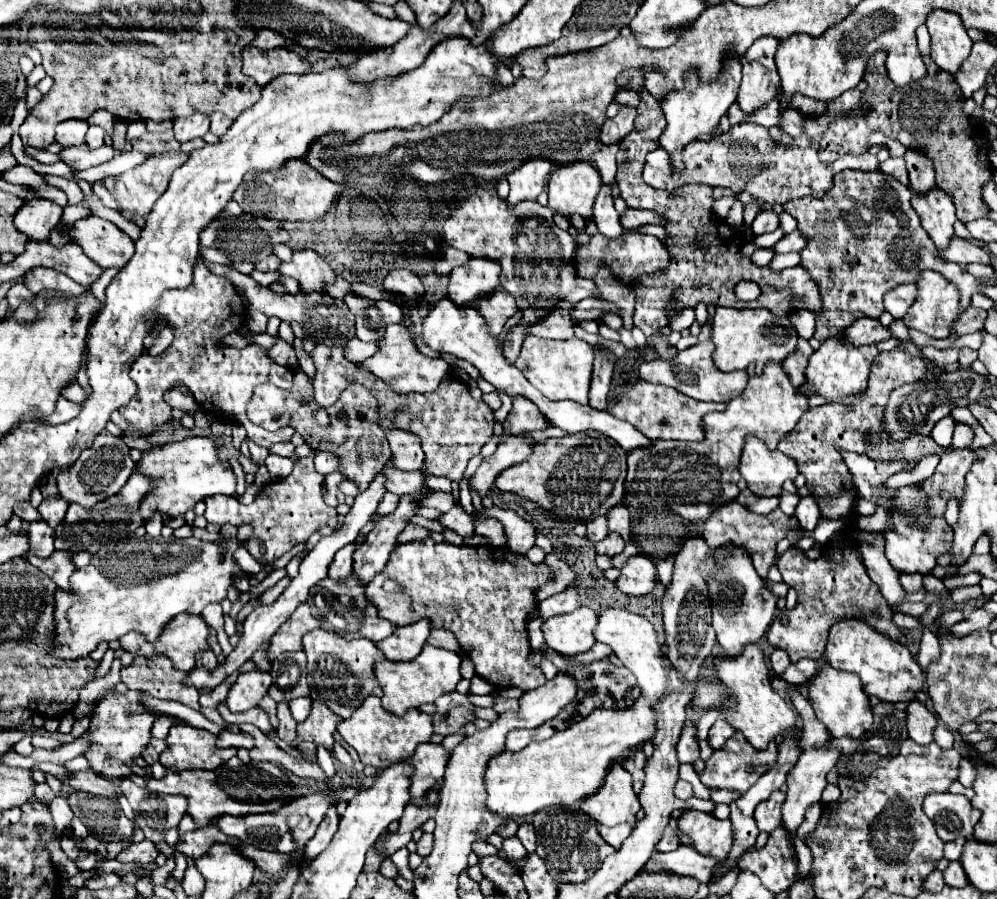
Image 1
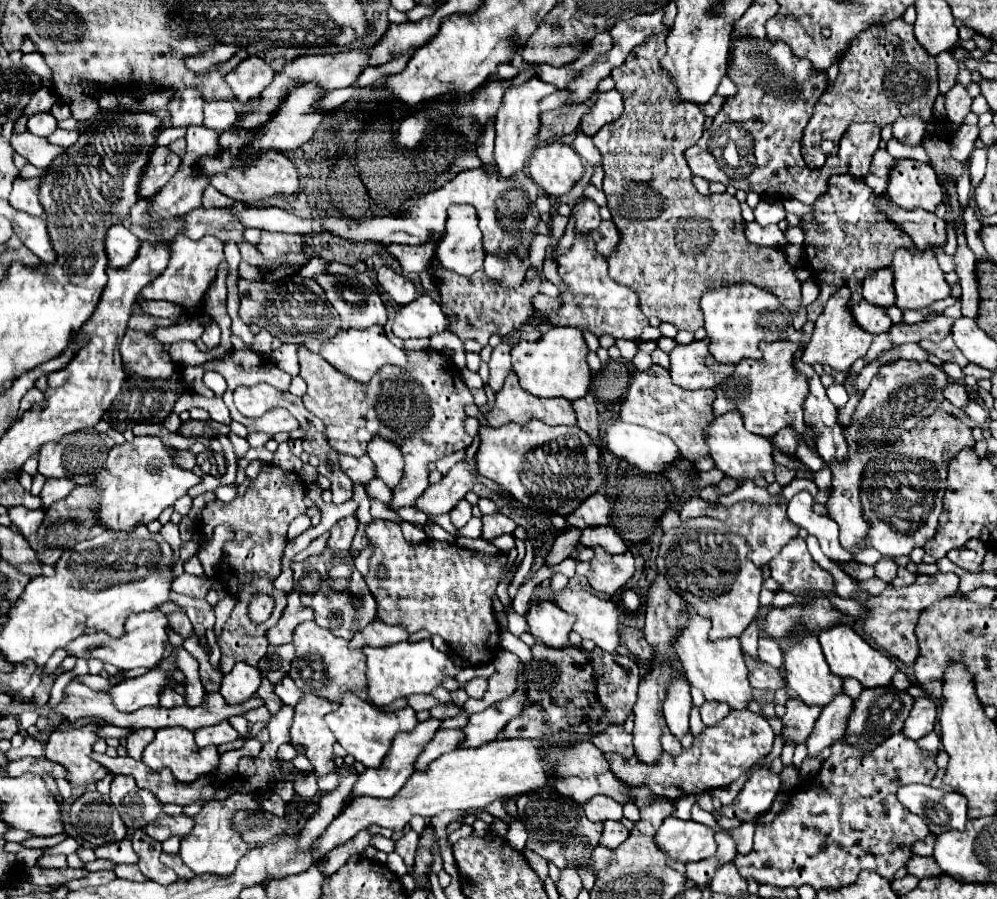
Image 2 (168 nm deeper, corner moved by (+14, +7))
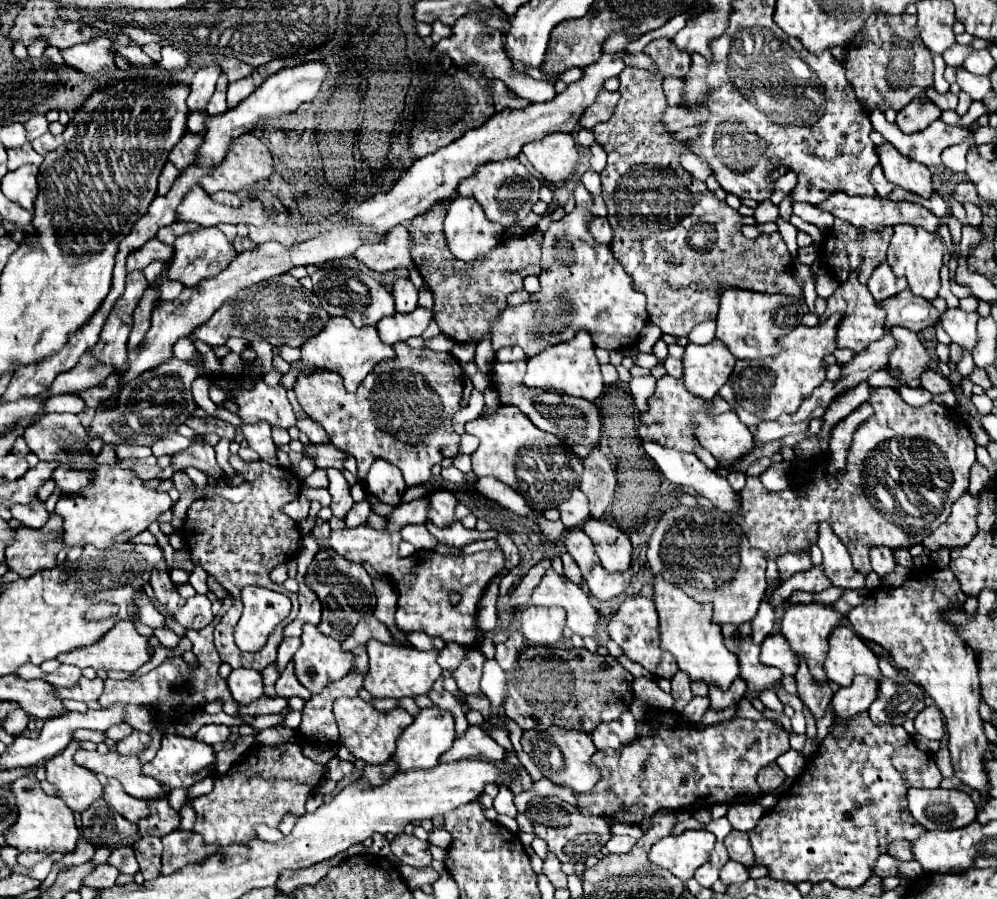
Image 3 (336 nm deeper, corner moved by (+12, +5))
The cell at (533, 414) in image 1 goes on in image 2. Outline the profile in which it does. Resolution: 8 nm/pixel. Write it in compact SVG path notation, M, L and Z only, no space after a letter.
M510 371L504 387L496 393L496 405L486 415L490 427L500 427L506 423L518 423L526 425L532 419L540 419L548 425L574 425L576 413L570 405L570 401L558 397L558 399L538 399L530 393L526 393L518 385L518 377Z

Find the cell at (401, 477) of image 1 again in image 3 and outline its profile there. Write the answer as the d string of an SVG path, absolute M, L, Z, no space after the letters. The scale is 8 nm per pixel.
M312 443L310 447L304 447L304 455L310 457L320 469L344 469L344 453L330 443Z

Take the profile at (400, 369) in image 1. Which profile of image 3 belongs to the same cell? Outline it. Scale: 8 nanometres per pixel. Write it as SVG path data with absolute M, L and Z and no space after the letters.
M330 317L330 321L324 325L324 329L314 335L312 339L304 341L300 347L302 355L300 361L302 363L292 363L292 367L296 367L298 371L306 369L308 371L334 371L344 379L344 387L348 391L356 391L358 385L362 383L362 379L374 369L376 363L384 361L384 359L392 359L394 349L386 343L382 343L382 339L378 337L378 331L374 327L354 327L350 319L346 317Z

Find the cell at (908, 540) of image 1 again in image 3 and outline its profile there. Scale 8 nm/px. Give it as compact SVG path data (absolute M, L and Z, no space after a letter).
M872 387L866 403L872 405L874 413L858 425L848 449L844 473L828 473L828 457L814 457L814 473L806 477L806 485L802 485L800 491L804 495L800 495L796 489L776 493L766 491L758 477L748 477L742 499L742 515L736 517L736 521L740 523L750 545L762 549L768 559L776 559L784 553L810 551L810 545L818 539L818 525L828 523L848 547L854 569L862 575L868 575L872 571L868 563L868 551L872 547L886 545L890 549L900 549L922 543L926 535L944 523L950 505L968 493L970 467L976 461L976 443L964 417L956 409L938 405L934 401L926 403L924 407L910 407L904 403L896 387Z

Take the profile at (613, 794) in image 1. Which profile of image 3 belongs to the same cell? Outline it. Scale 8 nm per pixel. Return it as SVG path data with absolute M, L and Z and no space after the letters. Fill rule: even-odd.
M548 727L546 731L524 731L522 735L522 749L530 755L530 759L536 763L536 767L556 785L566 785L578 793L590 791L594 783L598 781L598 771L592 763L592 755L596 753L596 747L588 733L578 729L564 729L564 727ZM560 751L560 763L552 765L552 753Z

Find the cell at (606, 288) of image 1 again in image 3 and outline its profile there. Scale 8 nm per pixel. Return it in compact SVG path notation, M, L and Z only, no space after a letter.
M578 183L574 189L576 209L564 215L560 221L550 223L542 241L542 273L540 291L530 295L530 301L504 309L490 323L494 351L502 347L518 345L526 357L534 357L550 345L572 339L580 329L592 335L596 347L606 351L618 351L636 343L640 331L648 323L646 299L632 289L632 279L614 259L608 245L600 245L588 235L588 219L592 213L588 205L592 195Z

